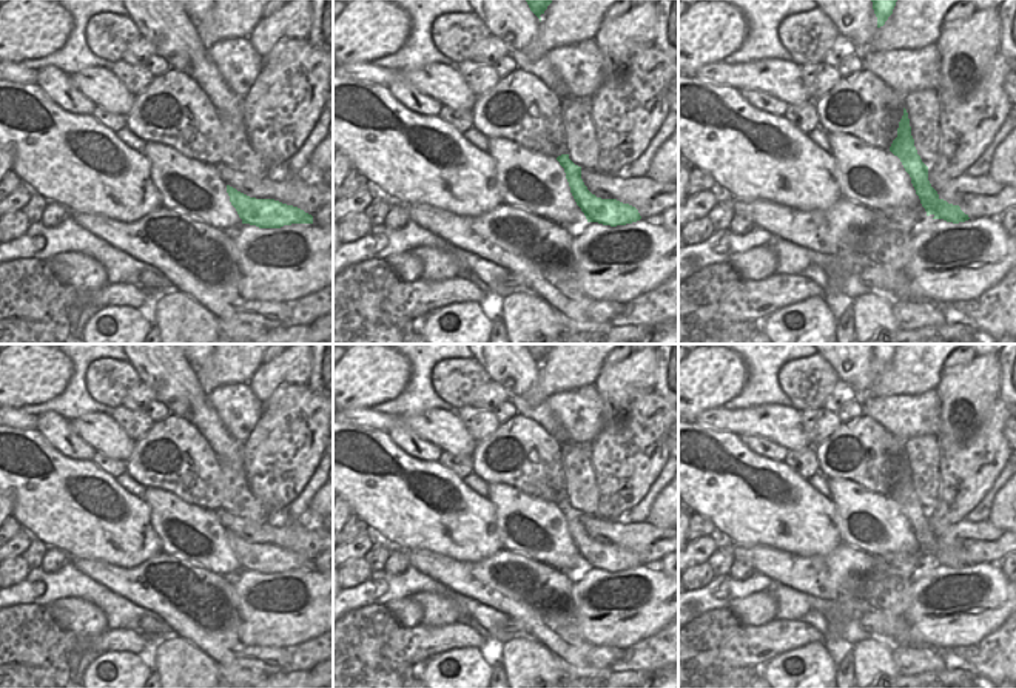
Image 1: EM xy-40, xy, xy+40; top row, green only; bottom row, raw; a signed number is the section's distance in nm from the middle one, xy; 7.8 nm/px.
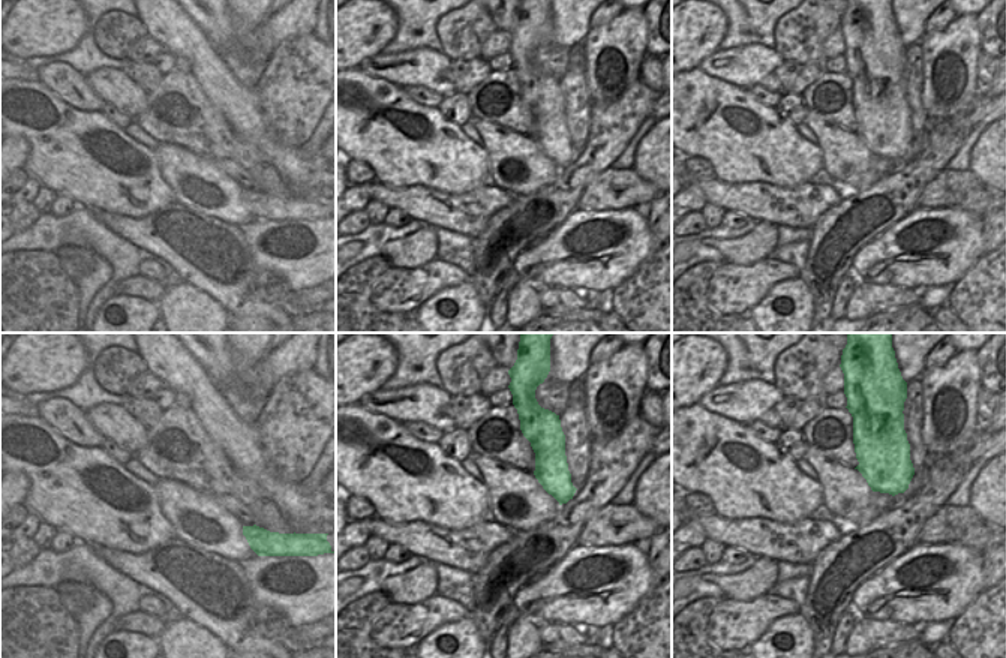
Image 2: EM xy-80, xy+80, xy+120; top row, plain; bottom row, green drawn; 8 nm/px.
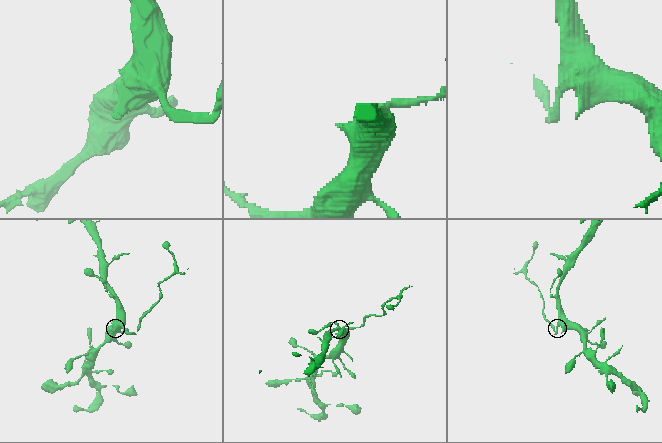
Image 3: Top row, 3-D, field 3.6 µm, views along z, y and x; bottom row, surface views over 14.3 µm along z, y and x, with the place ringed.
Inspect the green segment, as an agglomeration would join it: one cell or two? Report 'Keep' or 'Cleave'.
Cleave

